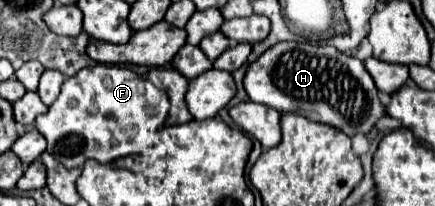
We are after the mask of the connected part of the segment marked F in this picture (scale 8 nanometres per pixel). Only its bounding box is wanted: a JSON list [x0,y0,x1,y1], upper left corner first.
[36,64,168,168]

